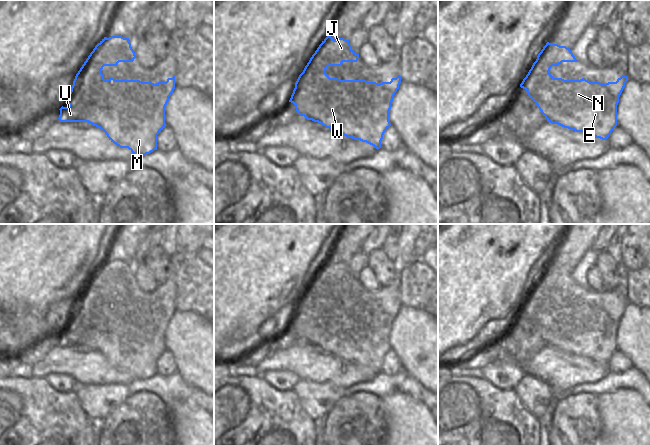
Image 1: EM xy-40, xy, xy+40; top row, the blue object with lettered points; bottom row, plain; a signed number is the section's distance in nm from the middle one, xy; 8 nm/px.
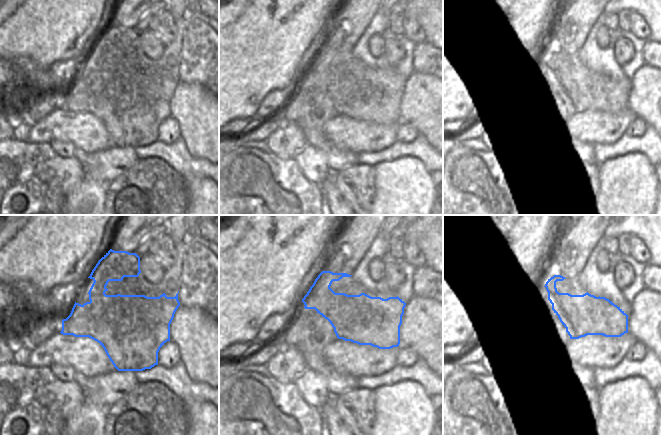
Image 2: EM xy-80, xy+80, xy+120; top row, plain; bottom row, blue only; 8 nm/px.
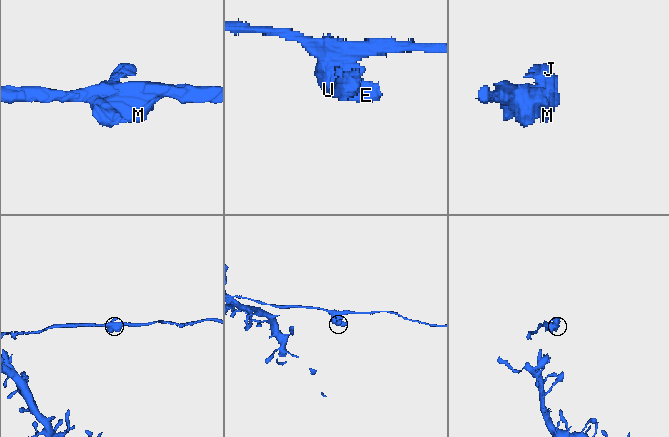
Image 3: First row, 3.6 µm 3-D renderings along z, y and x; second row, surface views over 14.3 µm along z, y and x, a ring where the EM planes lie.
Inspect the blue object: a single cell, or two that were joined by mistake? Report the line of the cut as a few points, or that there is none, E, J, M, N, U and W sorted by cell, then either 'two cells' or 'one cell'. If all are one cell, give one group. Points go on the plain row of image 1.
xy+40 (529, 295), (537, 300), (538, 305), (544, 300), (551, 300) | E M N U W / J | two cells

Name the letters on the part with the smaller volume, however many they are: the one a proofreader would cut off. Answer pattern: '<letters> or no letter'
J

